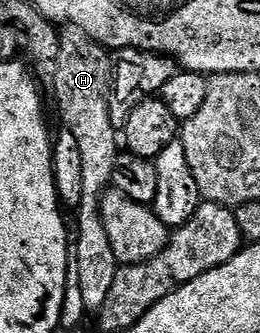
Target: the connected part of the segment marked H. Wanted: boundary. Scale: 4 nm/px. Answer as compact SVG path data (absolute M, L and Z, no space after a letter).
M66 28L61 31L58 43L60 56L56 60L56 76L52 79L54 86L54 102L58 105L58 114L62 117L61 125L72 132L77 147L80 148L81 175L83 176L84 196L76 207L78 223L72 226L72 257L77 263L77 279L83 296L83 308L86 312L97 312L104 308L104 300L108 300L108 292L116 280L119 263L116 252L112 252L112 244L108 241L108 232L104 232L104 222L100 216L102 195L110 186L112 164L120 153L120 138L110 120L110 88L112 85L112 54L99 42L94 42L82 30Z

